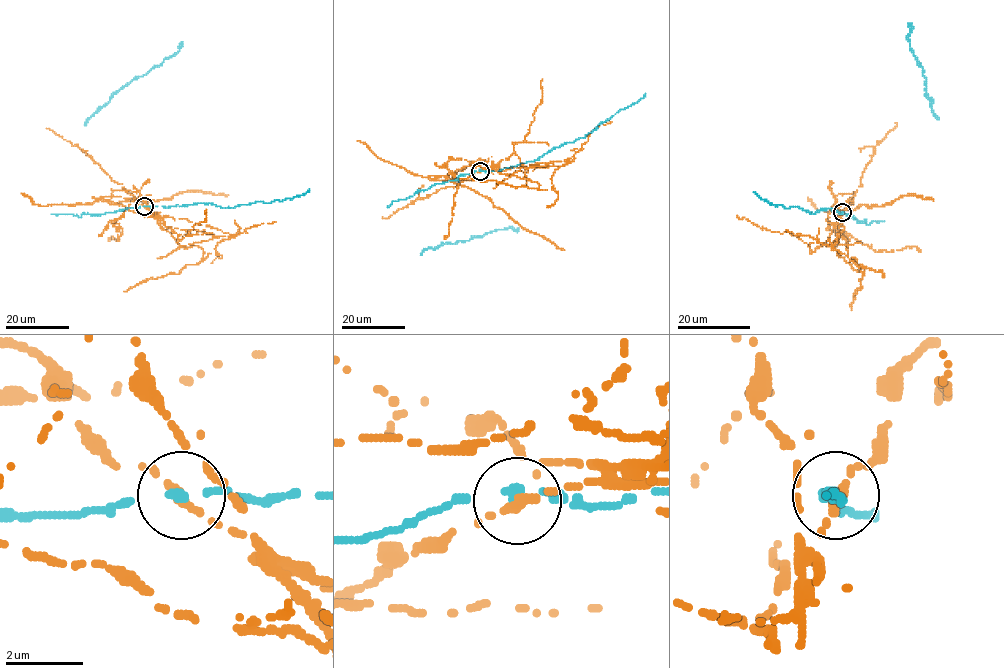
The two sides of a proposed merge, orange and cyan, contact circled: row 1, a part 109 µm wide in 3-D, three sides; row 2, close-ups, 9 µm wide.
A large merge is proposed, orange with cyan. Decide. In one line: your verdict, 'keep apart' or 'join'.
keep apart

